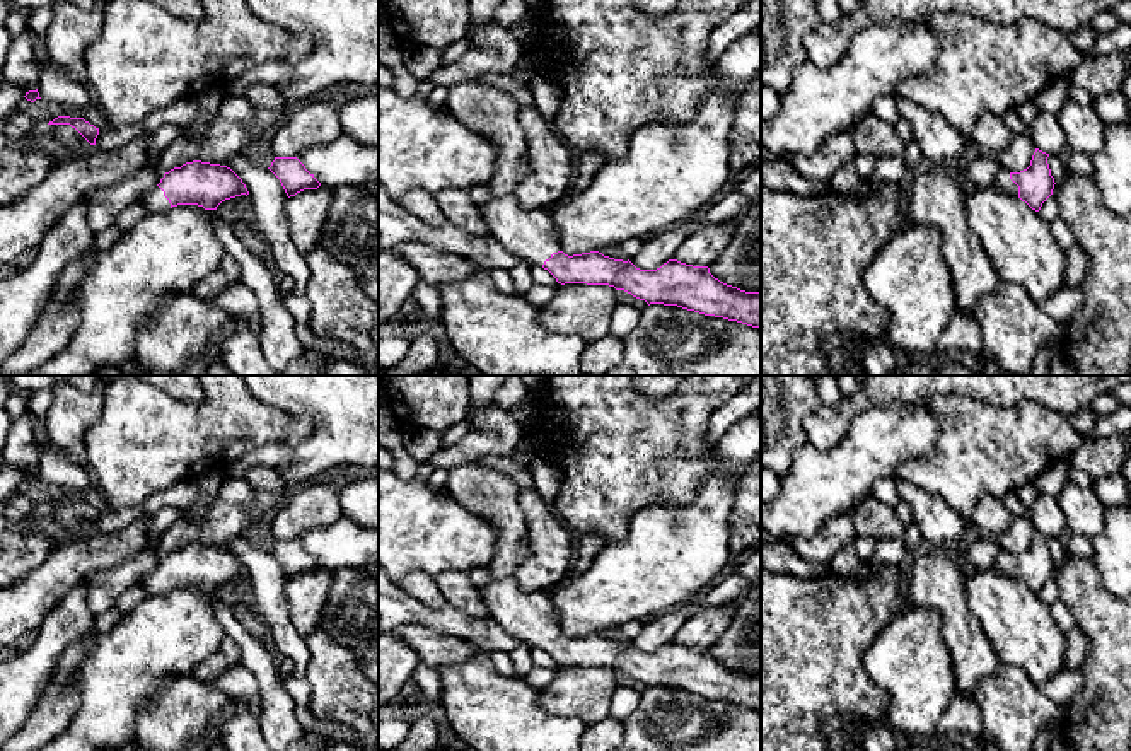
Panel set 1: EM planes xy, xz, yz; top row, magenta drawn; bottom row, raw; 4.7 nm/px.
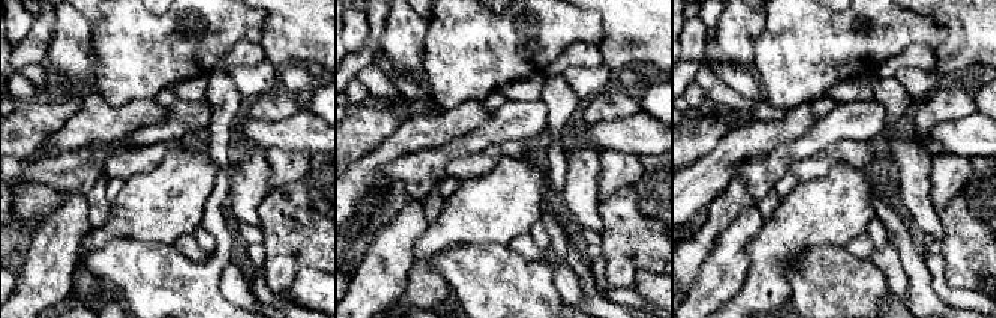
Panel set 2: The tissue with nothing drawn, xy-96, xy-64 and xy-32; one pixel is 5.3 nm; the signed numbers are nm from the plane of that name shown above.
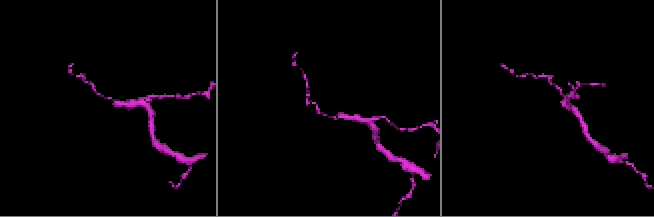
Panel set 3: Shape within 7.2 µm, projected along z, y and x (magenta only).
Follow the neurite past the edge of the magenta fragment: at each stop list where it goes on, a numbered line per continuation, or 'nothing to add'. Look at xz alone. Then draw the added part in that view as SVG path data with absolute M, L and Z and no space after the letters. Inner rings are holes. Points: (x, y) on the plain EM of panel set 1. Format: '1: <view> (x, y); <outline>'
1: xz (529, 617); M515 577L493 579L481 596L490 608L490 616L531 649L542 649L553 635L561 633L549 596L522 591Z

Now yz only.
1: yz (1002, 564); M1000 550L993 567L998 573L1018 579L1018 568L1010 562L1010 553Z

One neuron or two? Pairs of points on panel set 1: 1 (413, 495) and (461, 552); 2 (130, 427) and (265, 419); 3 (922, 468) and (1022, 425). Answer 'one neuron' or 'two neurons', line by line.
1: one neuron
2: one neuron
3: one neuron

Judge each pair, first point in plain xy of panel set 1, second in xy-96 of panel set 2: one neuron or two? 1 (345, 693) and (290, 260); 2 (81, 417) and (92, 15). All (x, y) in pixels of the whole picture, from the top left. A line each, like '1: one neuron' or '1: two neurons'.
1: one neuron
2: two neurons

